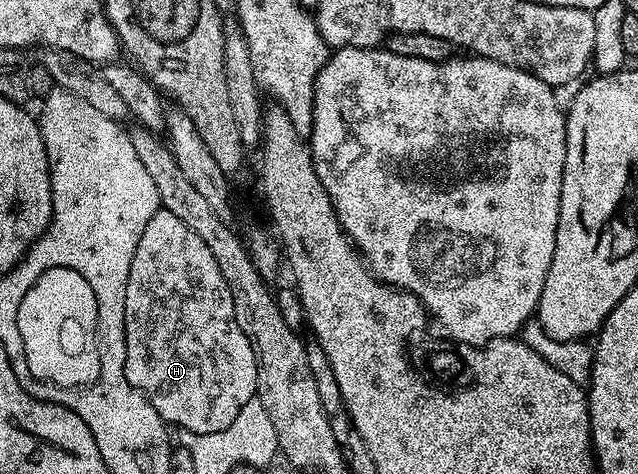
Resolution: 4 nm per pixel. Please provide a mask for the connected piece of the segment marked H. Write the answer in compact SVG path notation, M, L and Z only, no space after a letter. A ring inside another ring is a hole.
M160 208L142 232L127 279L131 281L131 288L126 288L129 296L125 296L123 306L137 306L141 300L151 302L151 298L147 298L153 292L151 288L163 288L165 304L169 304L173 310L171 328L165 328L165 336L161 336L159 332L145 332L143 328L137 328L139 324L133 324L135 320L131 318L131 328L124 332L126 352L123 356L129 359L129 370L135 370L133 380L143 384L147 378L147 388L159 390L159 394L163 394L159 396L163 400L155 400L154 408L168 425L175 424L174 427L178 429L201 435L224 431L237 418L241 408L254 399L258 393L258 380L251 341L237 324L233 296L225 276L221 275L221 268L218 267L213 252L209 251L201 236L193 232L180 217ZM159 274L165 274L165 280L161 280L165 284L151 286Z

